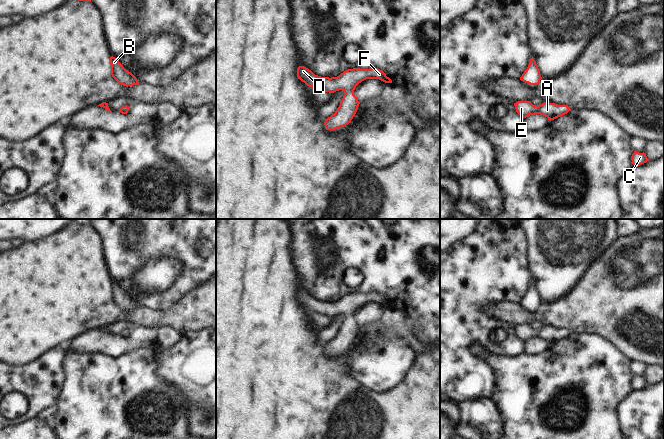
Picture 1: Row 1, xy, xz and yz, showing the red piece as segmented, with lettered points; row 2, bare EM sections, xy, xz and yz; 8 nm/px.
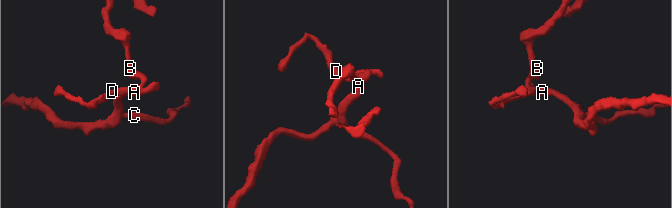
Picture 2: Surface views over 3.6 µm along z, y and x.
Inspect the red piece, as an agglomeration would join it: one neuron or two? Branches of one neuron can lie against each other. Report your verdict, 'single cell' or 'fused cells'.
single cell

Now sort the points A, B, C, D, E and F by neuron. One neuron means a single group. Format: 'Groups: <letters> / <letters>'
Groups: A B C D E F

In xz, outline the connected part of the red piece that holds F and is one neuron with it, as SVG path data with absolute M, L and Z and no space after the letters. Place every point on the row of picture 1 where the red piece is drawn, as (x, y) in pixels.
M304 66L297 68L297 77L307 86L321 91L334 93L344 91L344 96L339 107L330 117L325 119L324 125L327 130L335 130L348 125L355 116L360 102L354 95L356 86L366 79L379 79L385 83L392 83L392 80L378 68L348 69L337 77L321 77L315 75Z

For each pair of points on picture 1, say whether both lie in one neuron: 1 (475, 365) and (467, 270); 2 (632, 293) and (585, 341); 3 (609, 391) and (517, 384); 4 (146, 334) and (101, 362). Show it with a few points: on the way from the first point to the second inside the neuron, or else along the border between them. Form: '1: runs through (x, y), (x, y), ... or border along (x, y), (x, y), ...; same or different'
1: runs through (464, 341), (466, 294); same
2: border along (571, 333), (597, 334), (613, 345); different
3: runs through (585, 377), (541, 378), (537, 374); same
4: border along (133, 350), (117, 356), (87, 354); different

